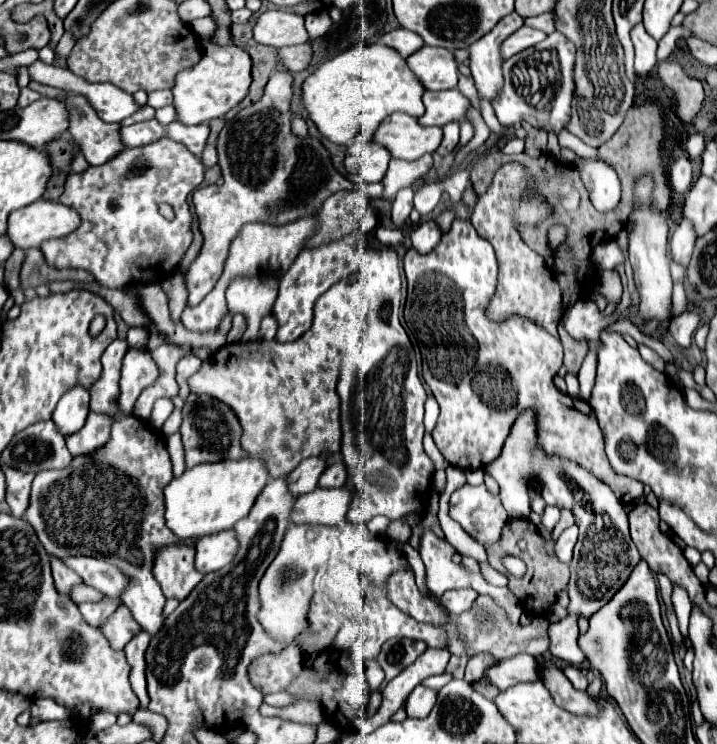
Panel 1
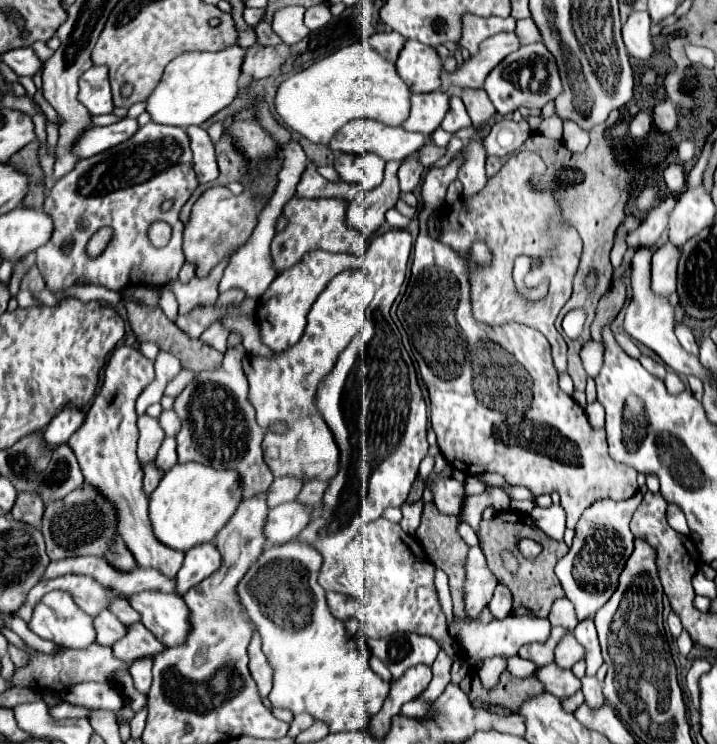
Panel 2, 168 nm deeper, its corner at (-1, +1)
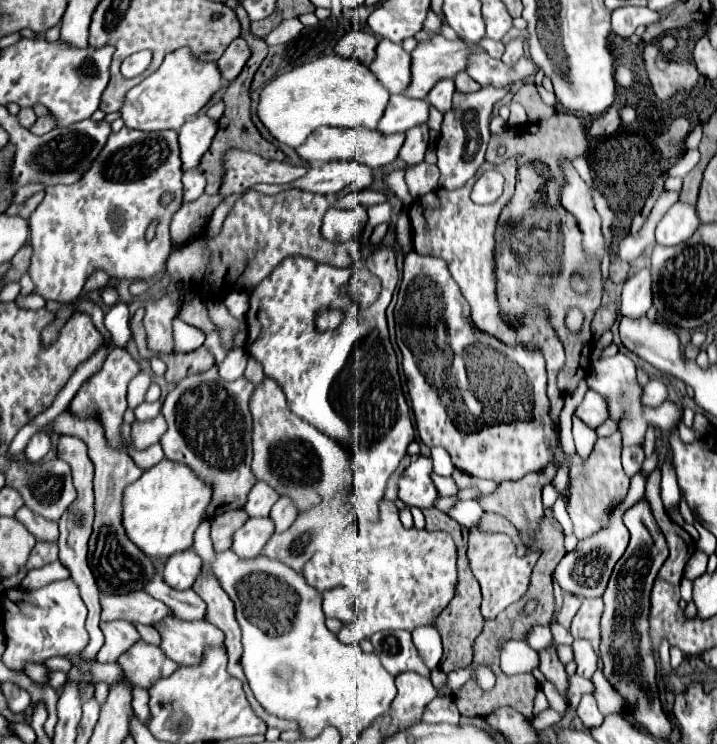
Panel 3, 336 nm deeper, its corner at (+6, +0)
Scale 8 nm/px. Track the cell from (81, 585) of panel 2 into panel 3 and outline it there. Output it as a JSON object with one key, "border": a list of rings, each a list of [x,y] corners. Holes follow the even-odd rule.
{"border":[[[126,592],[126,594],[100,594],[102,602],[102,620],[128,620],[154,626],[164,616],[168,616],[168,606],[164,602],[144,594],[144,592]]]}

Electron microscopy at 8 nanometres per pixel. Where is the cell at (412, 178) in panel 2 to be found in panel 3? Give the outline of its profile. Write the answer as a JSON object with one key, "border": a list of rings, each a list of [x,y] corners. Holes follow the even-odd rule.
{"border":[[[416,126],[406,132],[406,142],[398,154],[404,166],[416,166],[424,160],[424,152],[428,148],[428,126]]]}

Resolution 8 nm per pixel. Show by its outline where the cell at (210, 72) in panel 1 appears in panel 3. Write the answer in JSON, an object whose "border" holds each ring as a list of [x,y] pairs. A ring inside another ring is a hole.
{"border":[[[178,48],[164,58],[154,74],[144,78],[126,94],[126,102],[120,114],[128,128],[146,132],[180,130],[190,116],[196,116],[210,102],[220,86],[222,74],[216,62],[202,62],[192,54],[190,48]]]}

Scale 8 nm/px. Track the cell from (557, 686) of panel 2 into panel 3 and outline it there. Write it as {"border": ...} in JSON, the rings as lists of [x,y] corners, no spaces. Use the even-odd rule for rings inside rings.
{"border":[[[578,674],[568,676],[566,698],[568,698],[570,708],[576,708],[578,702],[580,702],[580,696],[586,694],[586,692],[592,692],[592,682],[590,682],[588,678],[582,678],[582,676],[578,676]]]}

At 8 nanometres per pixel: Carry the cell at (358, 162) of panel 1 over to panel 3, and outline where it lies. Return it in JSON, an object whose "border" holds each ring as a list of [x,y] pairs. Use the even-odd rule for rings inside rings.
{"border":[[[326,162],[326,164],[314,164],[314,166],[310,166],[310,170],[306,172],[306,176],[298,178],[296,182],[282,184],[282,186],[256,184],[256,186],[254,186],[254,188],[250,188],[250,190],[254,190],[254,192],[262,192],[262,194],[276,194],[276,192],[286,190],[286,188],[300,188],[300,190],[308,190],[308,192],[316,192],[316,194],[324,194],[324,196],[328,196],[328,194],[336,194],[336,192],[340,192],[340,190],[342,190],[342,188],[346,188],[346,186],[350,186],[350,188],[354,188],[354,190],[358,190],[358,192],[362,192],[362,190],[366,190],[370,184],[372,184],[372,168],[368,168],[368,166],[364,166],[364,164],[358,164],[358,162]]]}

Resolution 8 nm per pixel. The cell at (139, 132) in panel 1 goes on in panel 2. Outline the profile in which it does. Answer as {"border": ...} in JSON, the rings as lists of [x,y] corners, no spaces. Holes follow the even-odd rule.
{"border":[[[121,119],[105,127],[91,127],[87,133],[83,133],[83,137],[79,137],[79,141],[75,141],[75,155],[79,159],[93,157],[105,149],[119,145],[121,141],[127,141],[137,129],[139,125],[135,119]]]}

